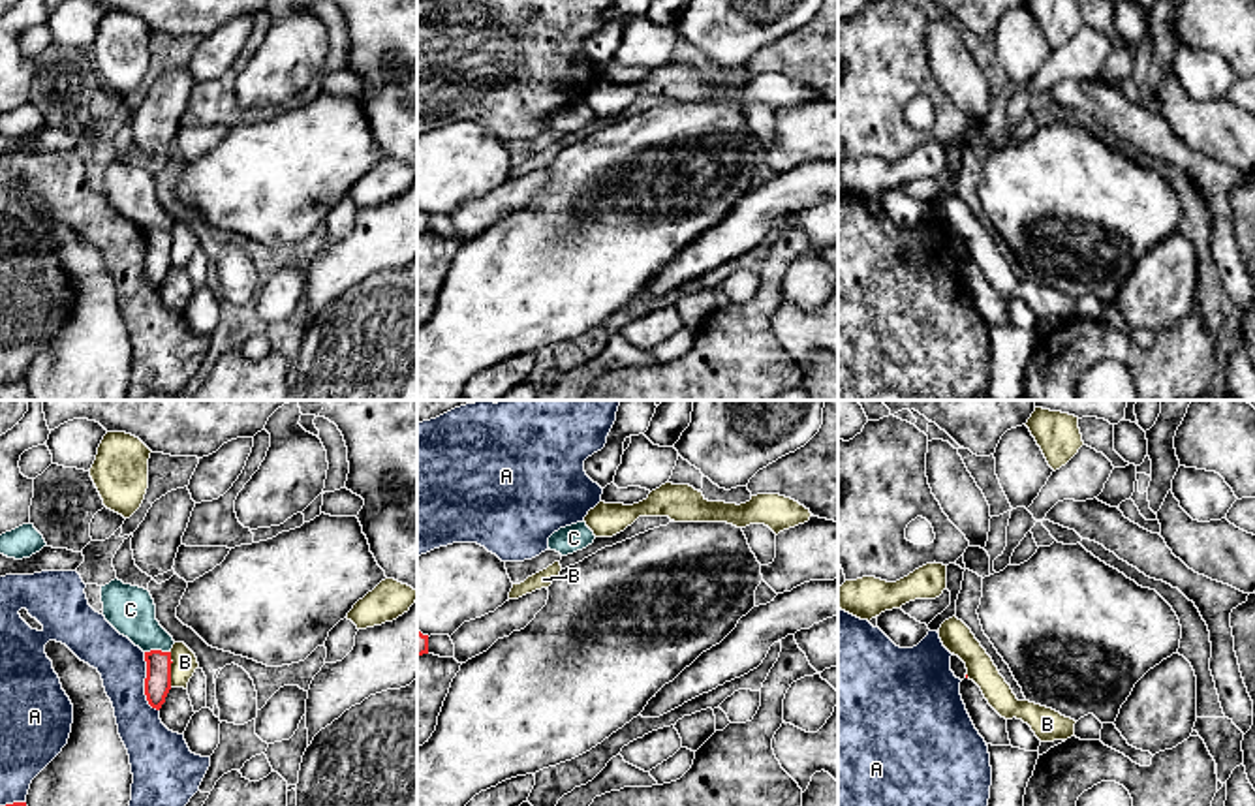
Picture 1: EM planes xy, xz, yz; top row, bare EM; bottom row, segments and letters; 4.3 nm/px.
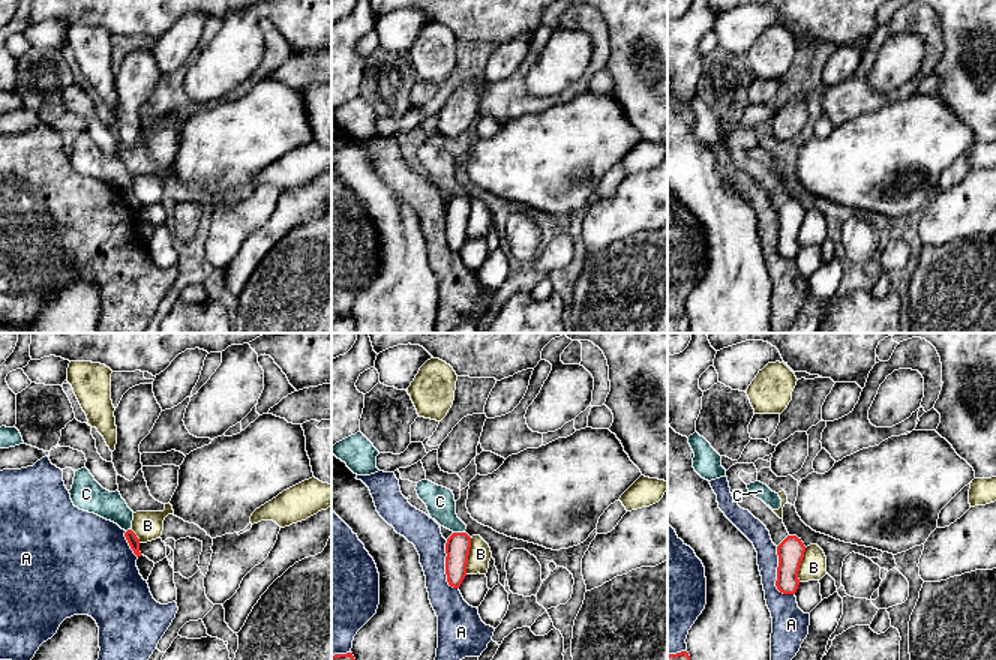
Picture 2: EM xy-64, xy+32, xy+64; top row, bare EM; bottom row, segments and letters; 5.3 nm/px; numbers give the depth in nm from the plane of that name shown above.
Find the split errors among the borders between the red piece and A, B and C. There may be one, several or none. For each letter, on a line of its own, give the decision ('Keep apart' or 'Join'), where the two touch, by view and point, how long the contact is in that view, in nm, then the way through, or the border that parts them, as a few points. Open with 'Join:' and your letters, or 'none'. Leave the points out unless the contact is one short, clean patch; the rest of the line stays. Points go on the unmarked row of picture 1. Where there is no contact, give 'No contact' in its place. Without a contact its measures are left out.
Join: none
A: Keep apart. Touches red at xy (145, 262). Shared border 260 nm
B: Keep apart. Touches red at xy (170, 248). Shared border 150 nm
C: Keep apart. Touches red at xy (156, 230). Shared border 110 nm

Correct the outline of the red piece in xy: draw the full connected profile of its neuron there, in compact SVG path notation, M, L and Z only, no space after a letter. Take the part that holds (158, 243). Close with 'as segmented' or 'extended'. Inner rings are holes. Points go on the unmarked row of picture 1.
M145 231L147 257L145 274L152 287L160 289L171 269L171 231Z; as segmented

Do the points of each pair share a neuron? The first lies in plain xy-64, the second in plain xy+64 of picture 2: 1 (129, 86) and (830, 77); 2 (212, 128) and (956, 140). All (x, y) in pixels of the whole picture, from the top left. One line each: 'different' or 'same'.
1: different
2: same

